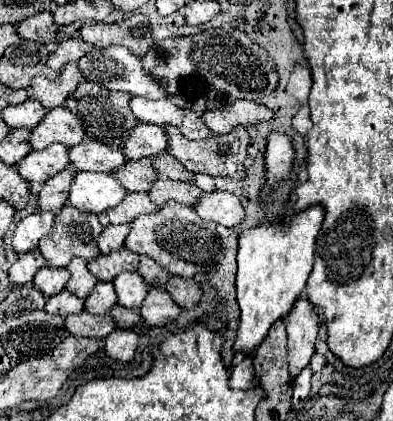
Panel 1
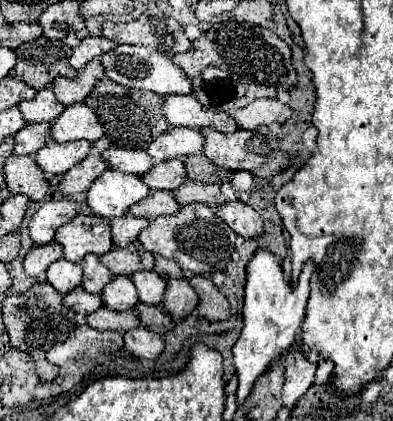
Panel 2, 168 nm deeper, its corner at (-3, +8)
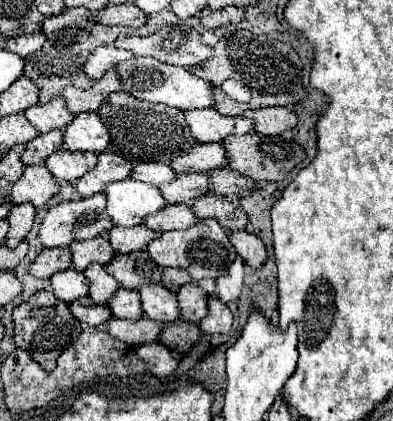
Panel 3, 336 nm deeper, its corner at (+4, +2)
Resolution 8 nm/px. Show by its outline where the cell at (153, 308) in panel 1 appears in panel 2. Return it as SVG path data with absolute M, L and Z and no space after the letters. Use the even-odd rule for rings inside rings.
M186 278L168 280L162 308L166 312L170 312L172 320L180 320L180 318L188 316L196 308L196 304L198 304L198 296Z

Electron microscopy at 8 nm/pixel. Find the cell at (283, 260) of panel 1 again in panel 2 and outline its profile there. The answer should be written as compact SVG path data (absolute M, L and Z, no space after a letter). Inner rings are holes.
M258 248L250 258L250 262L246 264L246 288L244 288L244 308L242 308L244 328L232 348L234 368L238 374L238 390L236 390L238 404L242 404L244 398L250 394L252 384L262 372L266 372L268 364L300 340L302 320L306 314L304 310L310 296L308 282L314 270L316 268L312 262L304 264L298 282L292 284L292 280L284 276L282 258L270 252L268 248Z

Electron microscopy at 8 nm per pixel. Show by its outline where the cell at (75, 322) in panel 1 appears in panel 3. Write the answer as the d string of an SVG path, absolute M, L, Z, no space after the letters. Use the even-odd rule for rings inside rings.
M111 318L107 332L129 346L141 346L149 342L159 342L159 326L161 326L159 322L149 318L141 318L137 322Z

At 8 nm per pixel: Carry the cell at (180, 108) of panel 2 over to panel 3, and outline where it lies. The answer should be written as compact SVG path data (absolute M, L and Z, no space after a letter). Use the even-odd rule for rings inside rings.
M215 108L187 110L185 118L191 128L191 134L199 142L223 142L227 136L247 134L255 128L253 120L243 116L235 116L235 118L221 116Z

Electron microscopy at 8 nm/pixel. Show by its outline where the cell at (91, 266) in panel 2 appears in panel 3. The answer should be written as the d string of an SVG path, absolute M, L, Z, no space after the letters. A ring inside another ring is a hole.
M91 264L85 270L85 276L91 282L89 298L97 304L107 304L109 298L113 296L113 292L117 292L117 288L119 288L119 282L111 274L107 274L101 264Z

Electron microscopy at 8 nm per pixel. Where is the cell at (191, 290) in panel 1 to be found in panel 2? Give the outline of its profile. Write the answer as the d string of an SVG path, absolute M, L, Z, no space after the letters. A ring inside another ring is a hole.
M192 276L188 280L196 294L200 296L198 312L208 320L226 320L230 316L228 298L214 286L214 282L206 276Z

